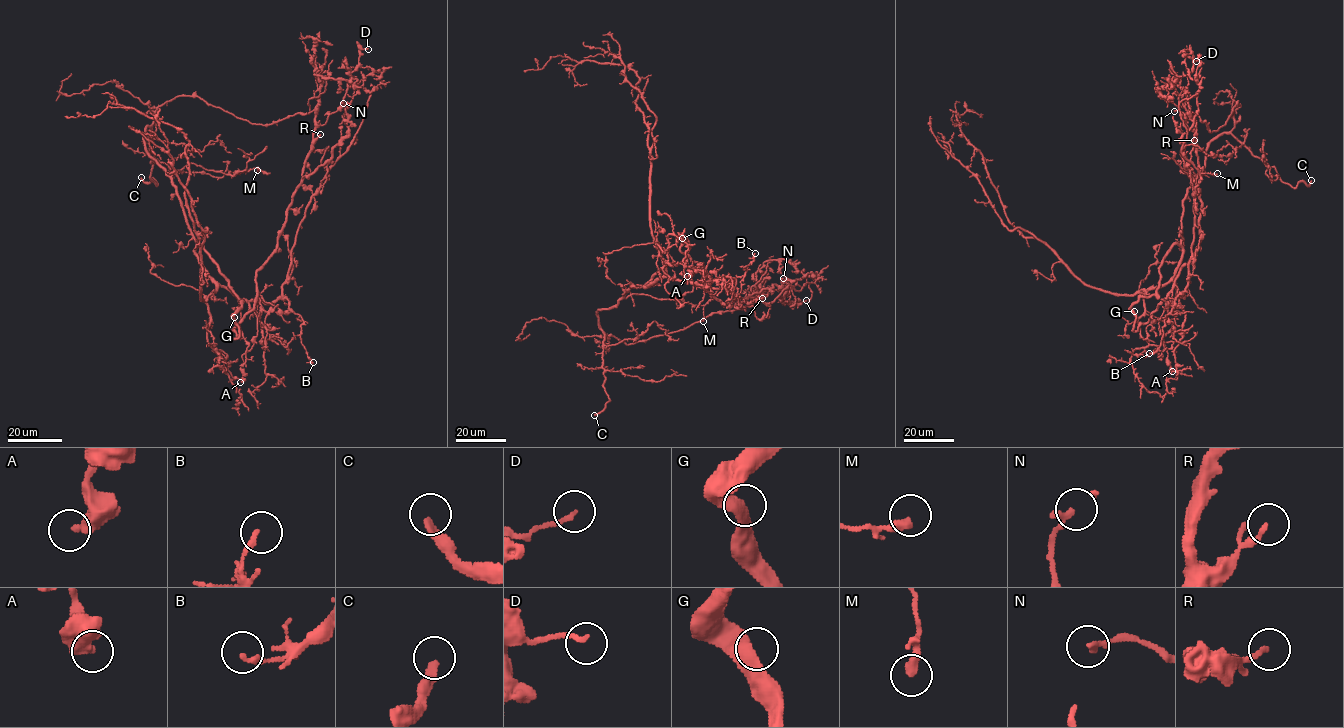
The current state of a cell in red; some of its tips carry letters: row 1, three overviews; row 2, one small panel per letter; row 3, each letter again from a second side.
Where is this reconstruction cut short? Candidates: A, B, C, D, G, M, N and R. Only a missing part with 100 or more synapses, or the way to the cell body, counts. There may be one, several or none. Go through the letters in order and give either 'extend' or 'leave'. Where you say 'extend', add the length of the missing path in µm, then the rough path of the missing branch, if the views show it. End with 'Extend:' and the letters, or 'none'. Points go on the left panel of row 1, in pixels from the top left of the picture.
A: leave
B: leave
C: extend; missing 25 µm; course (141, 177), (137, 169), (139, 158), (131, 155), (122, 164)
D: leave
G: leave
M: leave
N: leave
R: leave
Extend: C

